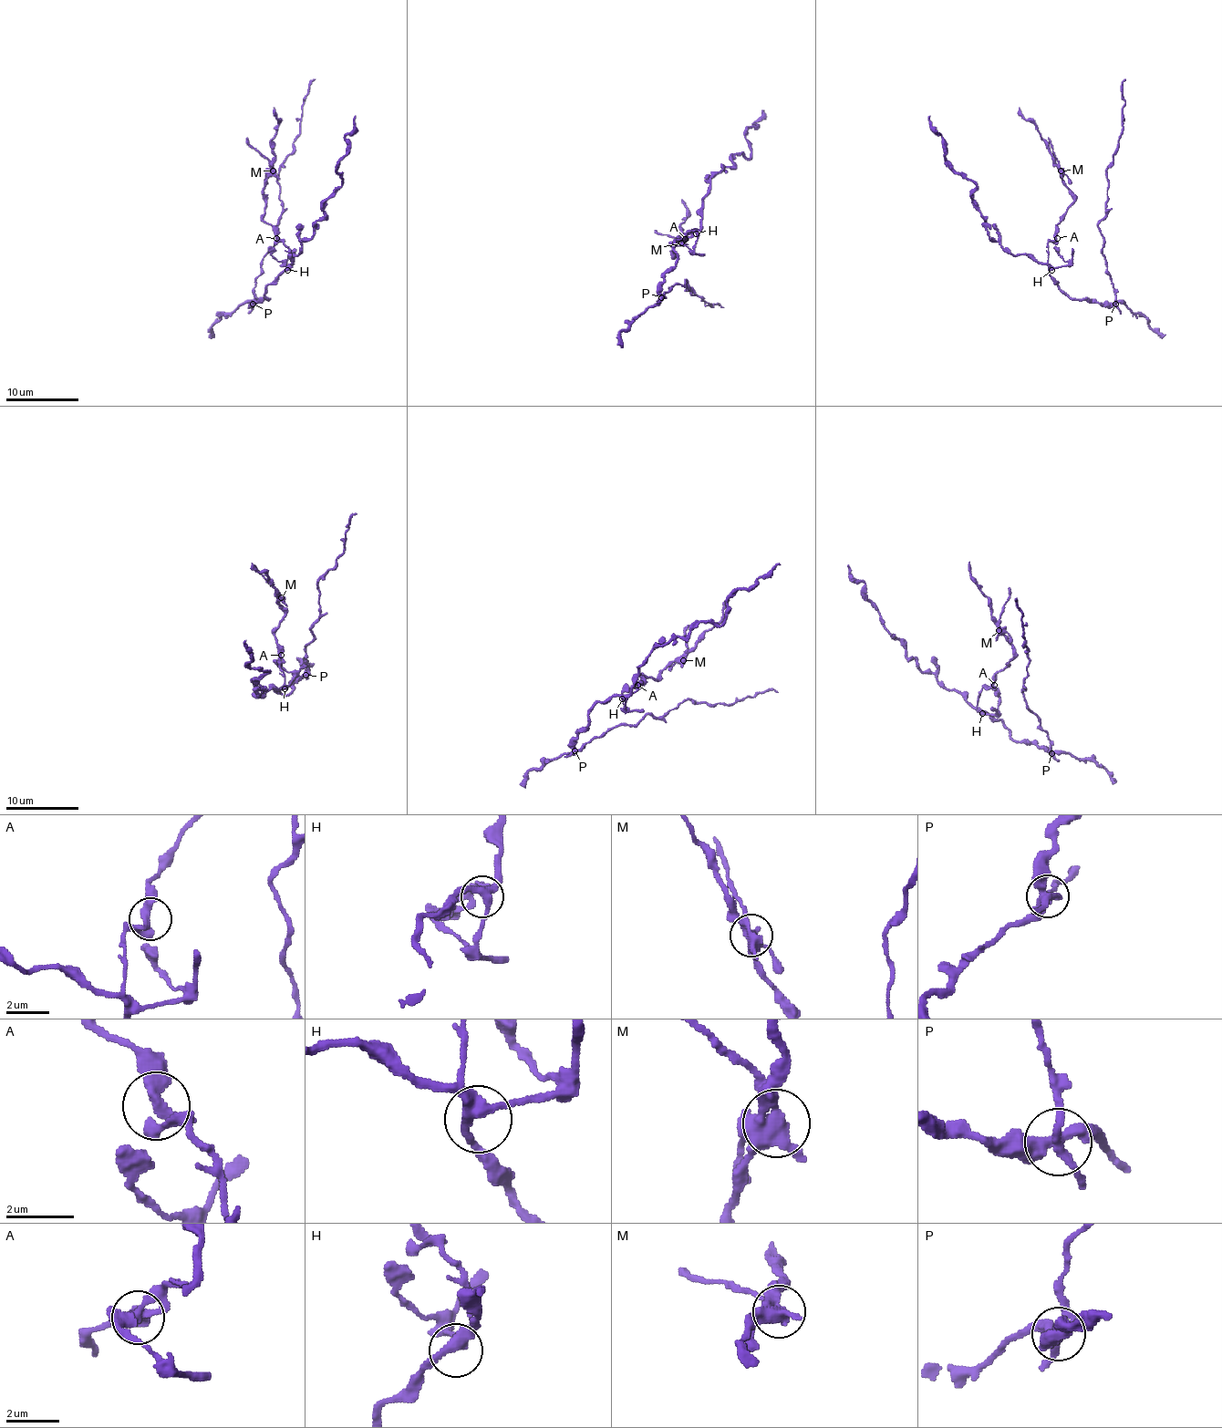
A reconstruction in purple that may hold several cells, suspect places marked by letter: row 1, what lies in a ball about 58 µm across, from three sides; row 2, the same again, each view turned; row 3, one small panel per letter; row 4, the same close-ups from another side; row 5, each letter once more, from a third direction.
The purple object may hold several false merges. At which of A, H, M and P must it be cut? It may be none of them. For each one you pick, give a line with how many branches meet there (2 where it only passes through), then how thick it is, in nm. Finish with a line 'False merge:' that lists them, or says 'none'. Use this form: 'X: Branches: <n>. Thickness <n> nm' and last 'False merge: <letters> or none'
M: Branches: 4. Thickness 440 nm
P: Branches: 4. Thickness 360 nm
False merge: M, P

